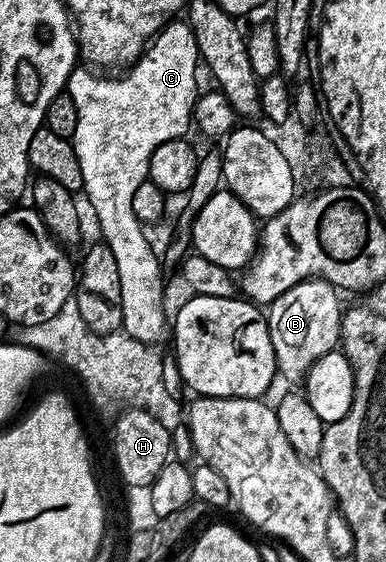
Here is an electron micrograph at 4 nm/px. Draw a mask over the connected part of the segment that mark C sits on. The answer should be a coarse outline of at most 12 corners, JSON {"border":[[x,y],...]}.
{"border":[[170,21],[118,79],[77,65],[72,144],[121,284],[122,332],[169,331],[135,217],[151,153],[188,136],[199,56]]}

